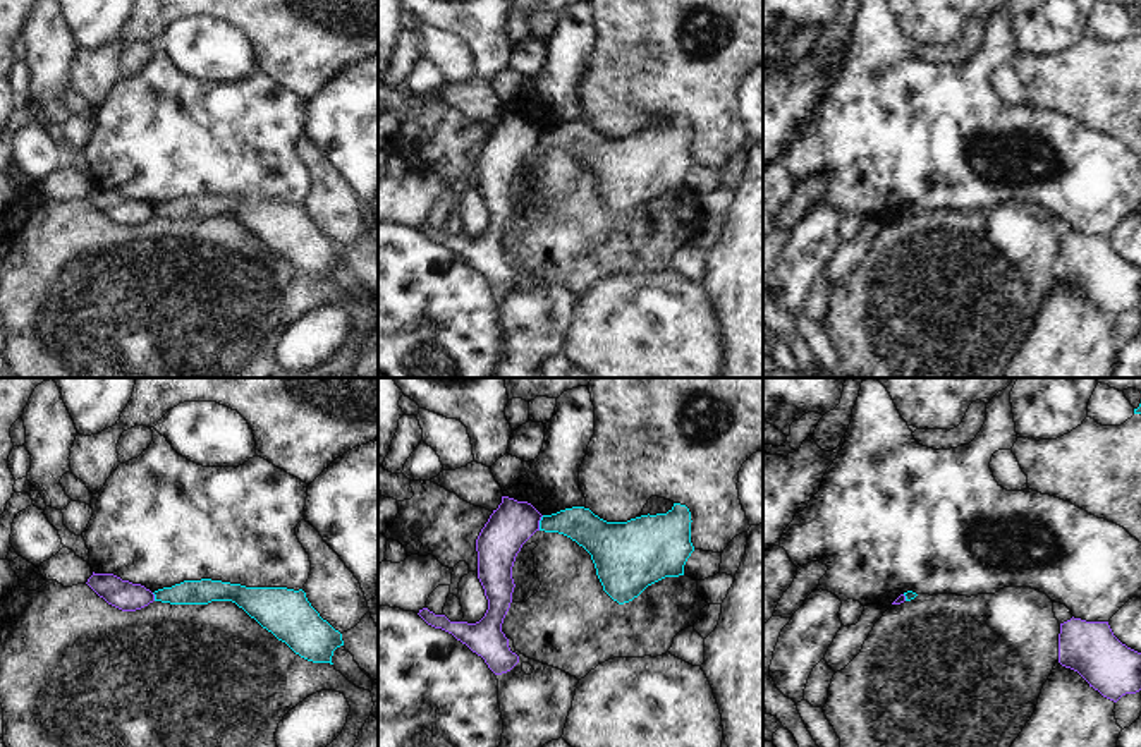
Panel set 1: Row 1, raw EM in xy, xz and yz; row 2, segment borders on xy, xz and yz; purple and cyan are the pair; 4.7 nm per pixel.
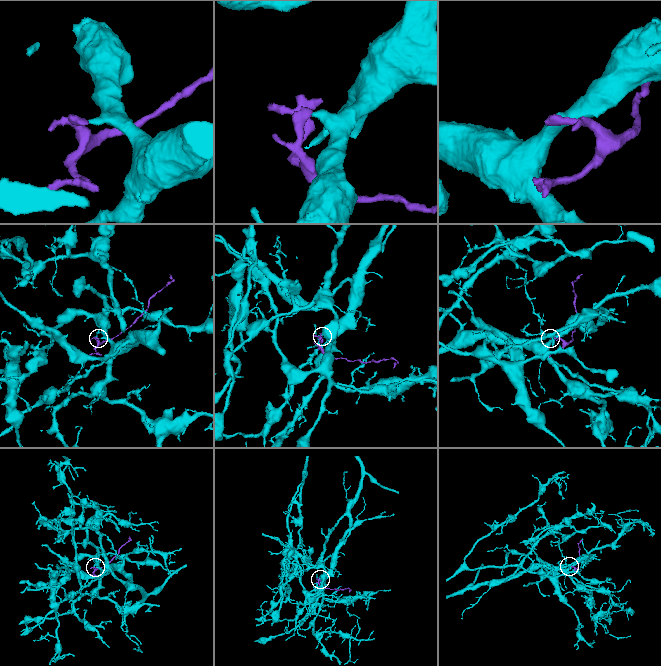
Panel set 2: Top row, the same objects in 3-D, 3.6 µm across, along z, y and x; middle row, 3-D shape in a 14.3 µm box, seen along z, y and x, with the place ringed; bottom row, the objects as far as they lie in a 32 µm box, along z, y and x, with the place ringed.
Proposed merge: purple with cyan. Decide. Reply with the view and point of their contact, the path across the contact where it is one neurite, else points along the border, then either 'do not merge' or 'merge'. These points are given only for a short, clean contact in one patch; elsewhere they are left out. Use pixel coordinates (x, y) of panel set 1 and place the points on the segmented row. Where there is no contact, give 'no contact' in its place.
meets purple in xz at (538, 522); border along xz (543, 516), (538, 529); do not merge

